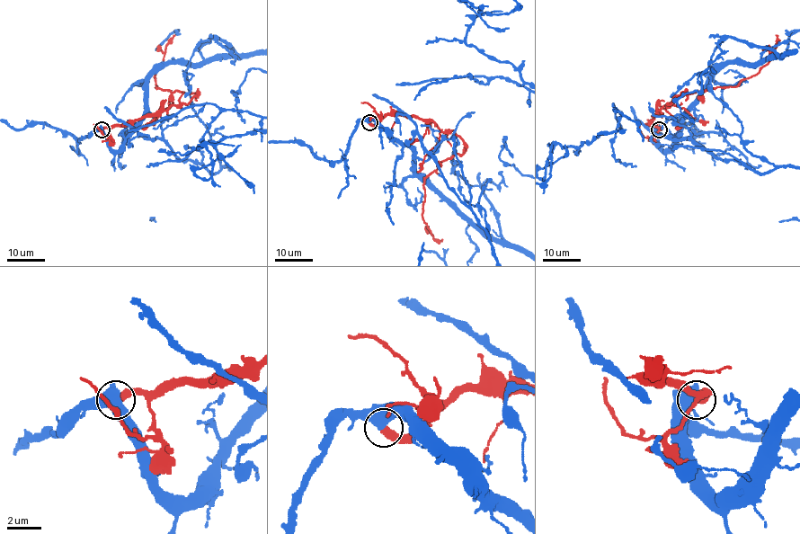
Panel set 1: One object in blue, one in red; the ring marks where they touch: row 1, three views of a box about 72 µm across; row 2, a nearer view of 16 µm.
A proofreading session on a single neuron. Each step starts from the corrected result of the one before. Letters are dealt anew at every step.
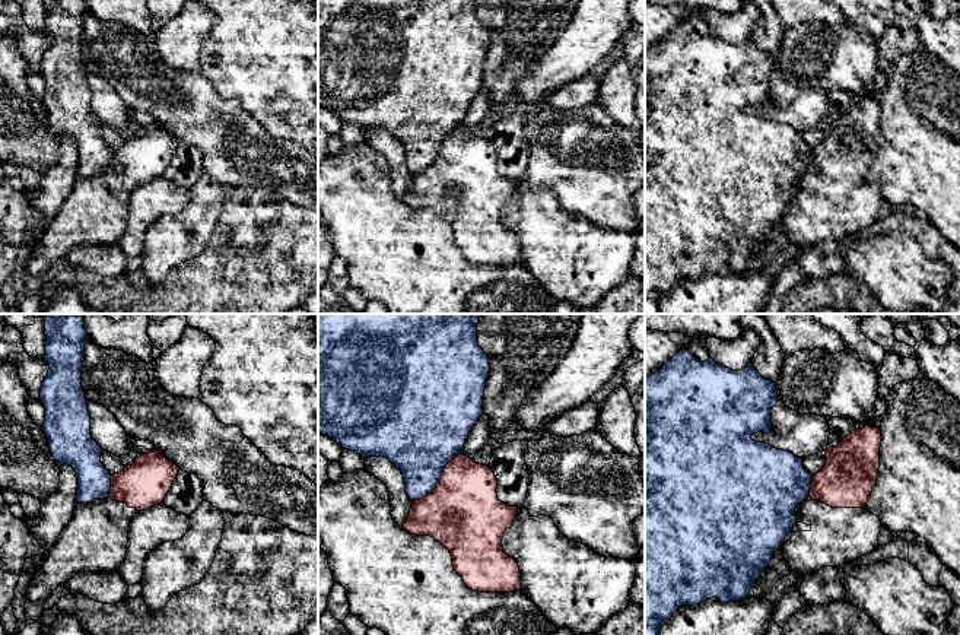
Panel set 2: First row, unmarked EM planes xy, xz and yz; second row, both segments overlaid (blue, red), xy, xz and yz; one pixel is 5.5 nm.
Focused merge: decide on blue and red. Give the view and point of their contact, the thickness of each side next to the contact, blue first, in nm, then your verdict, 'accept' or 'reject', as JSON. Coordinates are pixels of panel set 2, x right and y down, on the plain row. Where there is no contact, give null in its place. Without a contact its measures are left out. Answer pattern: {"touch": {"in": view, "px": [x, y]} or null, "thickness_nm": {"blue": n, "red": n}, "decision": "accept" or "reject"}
{"touch": {"in": "xz", "px": [439, 152]}, "thickness_nm": {"blue": 400, "red": 420}, "decision": "reject"}

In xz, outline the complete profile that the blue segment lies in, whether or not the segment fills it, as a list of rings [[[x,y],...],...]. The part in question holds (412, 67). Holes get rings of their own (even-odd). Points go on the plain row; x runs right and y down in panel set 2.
[[[318,0],[318,107],[333,111],[344,123],[368,130],[385,130],[401,145],[411,174],[429,168],[441,153],[445,139],[458,127],[483,85],[484,58],[490,36],[477,16],[477,0]]]

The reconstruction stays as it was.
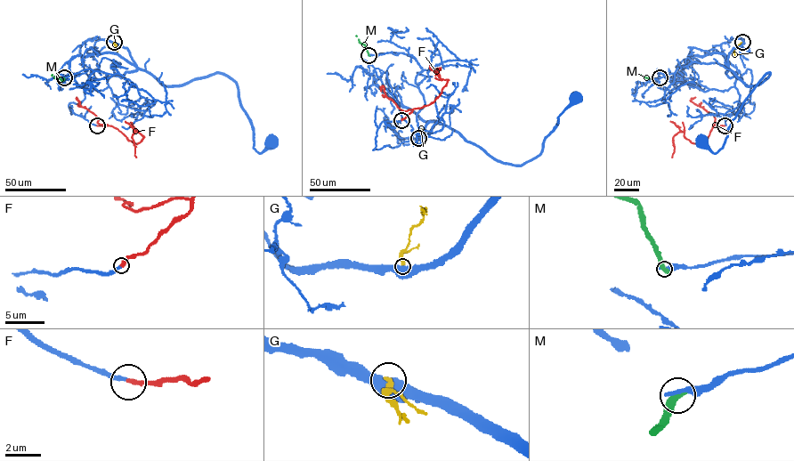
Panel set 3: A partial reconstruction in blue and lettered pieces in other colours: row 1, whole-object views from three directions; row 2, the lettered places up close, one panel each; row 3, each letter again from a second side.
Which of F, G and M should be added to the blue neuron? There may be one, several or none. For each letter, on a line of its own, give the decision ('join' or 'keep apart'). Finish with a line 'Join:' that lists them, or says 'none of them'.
F: join
G: keep apart
M: keep apart
Join: F

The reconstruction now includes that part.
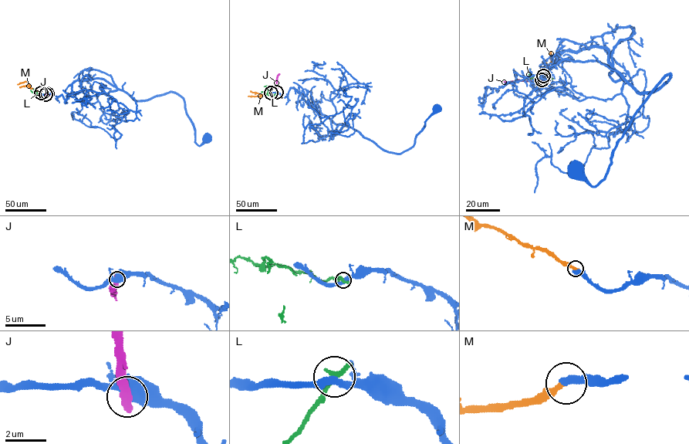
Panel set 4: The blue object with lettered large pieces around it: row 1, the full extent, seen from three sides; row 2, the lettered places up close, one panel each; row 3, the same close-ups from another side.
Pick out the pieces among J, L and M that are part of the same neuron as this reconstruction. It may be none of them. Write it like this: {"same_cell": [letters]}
{"same_cell": ["M"]}

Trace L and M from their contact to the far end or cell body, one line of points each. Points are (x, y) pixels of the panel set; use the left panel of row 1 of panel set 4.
L: (45, 94), (38, 93), (33, 89)
M: (41, 93), (31, 88), (25, 81), (18, 84)

